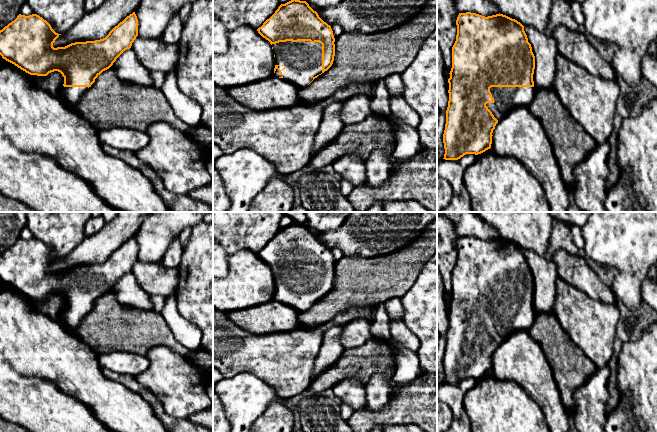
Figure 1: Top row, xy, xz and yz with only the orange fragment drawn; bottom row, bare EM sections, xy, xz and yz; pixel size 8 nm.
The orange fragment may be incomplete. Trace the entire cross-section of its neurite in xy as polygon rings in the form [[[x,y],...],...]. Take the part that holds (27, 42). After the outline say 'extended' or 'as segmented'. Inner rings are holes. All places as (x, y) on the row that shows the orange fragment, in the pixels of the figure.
[[[133,12],[100,40],[53,47],[61,35],[37,14],[19,14],[0,30],[0,55],[30,75],[47,76],[58,71],[64,77],[60,97],[77,104],[95,79],[109,69],[138,36]]] | extended

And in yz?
[[[466,12],[459,13],[456,25],[457,35],[452,47],[452,68],[448,79],[449,101],[443,134],[445,160],[458,160],[466,154],[478,155],[490,149],[496,124],[512,109],[528,106],[536,92],[533,81],[535,56],[520,22],[500,13],[485,17]]] | extended

